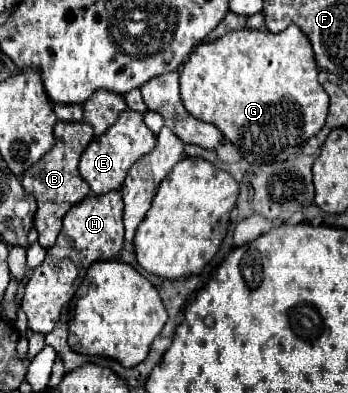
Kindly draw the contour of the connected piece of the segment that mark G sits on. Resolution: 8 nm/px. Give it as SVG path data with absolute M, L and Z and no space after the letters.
M297 25L281 33L241 29L213 43L197 45L181 69L181 101L199 121L213 123L249 163L275 163L301 155L301 147L325 125L329 97L317 81L317 63L309 39Z

